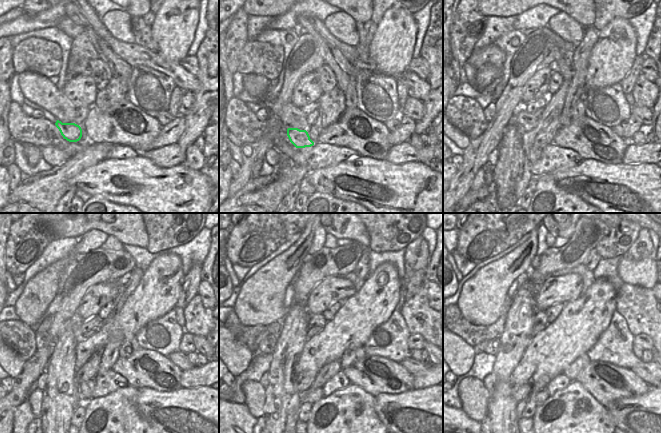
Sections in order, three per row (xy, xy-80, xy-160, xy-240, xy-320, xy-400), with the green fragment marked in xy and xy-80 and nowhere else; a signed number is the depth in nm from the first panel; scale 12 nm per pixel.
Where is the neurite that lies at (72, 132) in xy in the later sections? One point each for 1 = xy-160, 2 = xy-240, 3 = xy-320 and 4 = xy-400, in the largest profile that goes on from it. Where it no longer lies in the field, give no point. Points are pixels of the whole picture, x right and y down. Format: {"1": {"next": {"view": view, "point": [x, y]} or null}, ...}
{"1": {"next": {"view": "xy-160", "point": [534, 154]}}, "2": {"next": {"view": "xy-240", "point": [86, 388]}}, "3": {"next": {"view": "xy-320", "point": [315, 395]}}, "4": {"next": {"view": "xy-400", "point": [543, 395]}}}

